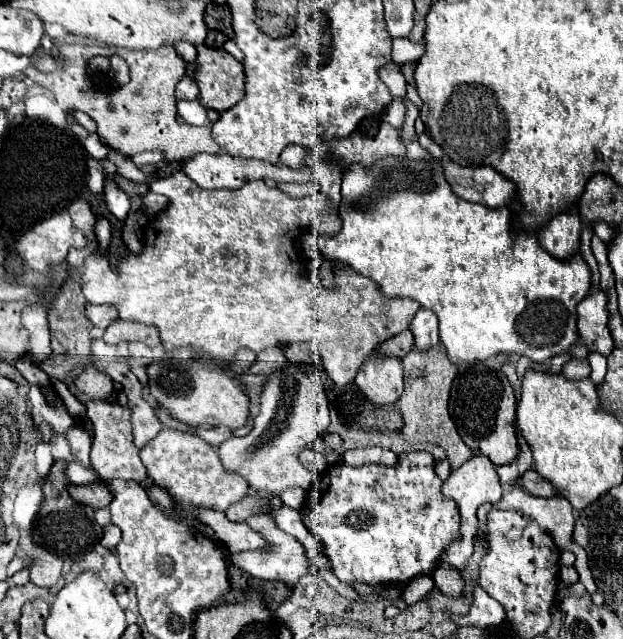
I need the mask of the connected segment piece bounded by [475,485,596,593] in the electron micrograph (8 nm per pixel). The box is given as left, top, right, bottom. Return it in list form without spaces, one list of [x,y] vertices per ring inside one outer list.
[[[504,485],[504,497],[502,497],[500,503],[496,503],[496,505],[486,503],[486,505],[482,505],[482,507],[478,509],[478,531],[475,535],[478,541],[486,541],[486,536],[483,533],[486,527],[486,513],[492,511],[492,509],[512,509],[512,511],[520,511],[520,513],[532,517],[532,519],[554,539],[554,543],[558,545],[560,551],[572,551],[572,553],[576,555],[574,569],[576,569],[578,575],[580,575],[580,583],[588,589],[588,593],[594,593],[594,591],[596,591],[596,585],[594,585],[594,579],[592,579],[592,573],[590,573],[590,567],[588,567],[588,555],[586,555],[586,551],[572,539],[574,515],[572,515],[572,507],[570,507],[570,503],[566,503],[566,499],[558,499],[556,495],[554,495],[554,497],[548,497],[548,499],[544,499],[544,497],[532,497],[532,495],[524,493],[524,491],[518,491],[518,487]]]

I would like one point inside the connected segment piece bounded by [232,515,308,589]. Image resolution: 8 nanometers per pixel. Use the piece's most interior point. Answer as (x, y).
(286, 563)

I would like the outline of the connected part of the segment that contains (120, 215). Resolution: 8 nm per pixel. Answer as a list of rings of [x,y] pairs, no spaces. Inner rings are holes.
[[[108,183],[106,189],[104,189],[104,201],[106,201],[108,211],[110,211],[116,219],[120,219],[120,221],[126,219],[126,215],[128,215],[128,211],[130,211],[130,199],[128,199],[128,195],[126,195],[124,191],[120,191],[116,185]]]

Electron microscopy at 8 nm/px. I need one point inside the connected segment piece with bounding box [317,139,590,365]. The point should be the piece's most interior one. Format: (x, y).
(494, 290)

